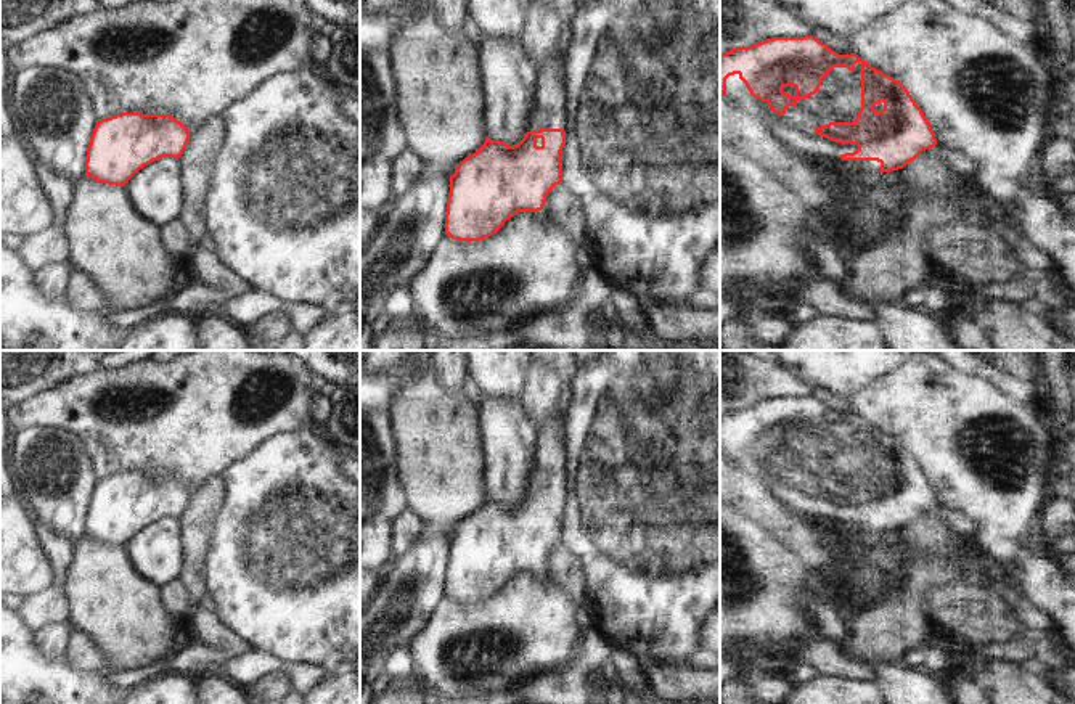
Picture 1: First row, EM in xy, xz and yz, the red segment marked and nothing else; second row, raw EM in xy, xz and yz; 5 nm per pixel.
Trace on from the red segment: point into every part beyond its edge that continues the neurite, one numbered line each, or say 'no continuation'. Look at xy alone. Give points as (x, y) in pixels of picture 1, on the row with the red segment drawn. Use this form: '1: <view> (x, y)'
no continuation

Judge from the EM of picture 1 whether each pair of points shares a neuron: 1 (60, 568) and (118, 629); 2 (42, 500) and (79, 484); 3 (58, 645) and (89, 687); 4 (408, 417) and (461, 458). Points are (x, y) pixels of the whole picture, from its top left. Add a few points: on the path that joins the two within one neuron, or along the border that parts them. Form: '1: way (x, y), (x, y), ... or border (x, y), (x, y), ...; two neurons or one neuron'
1: border (74, 544), (71, 561), (60, 587); two neurons
2: way (52, 497), (69, 494); one neuron
3: border (34, 634), (36, 643), (47, 654), (65, 653); two neurons
4: way (421, 421), (449, 449); one neuron

